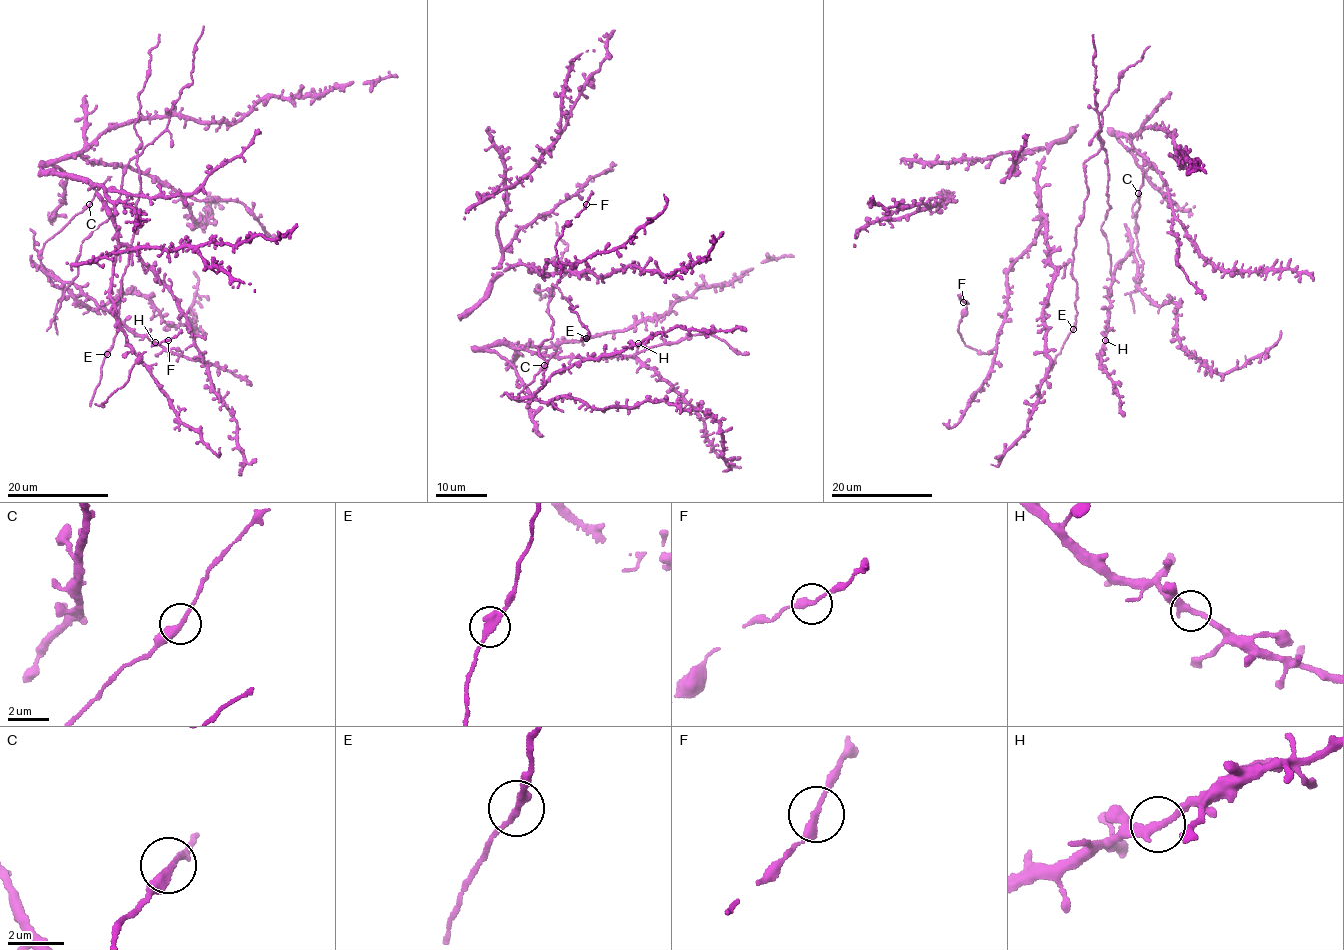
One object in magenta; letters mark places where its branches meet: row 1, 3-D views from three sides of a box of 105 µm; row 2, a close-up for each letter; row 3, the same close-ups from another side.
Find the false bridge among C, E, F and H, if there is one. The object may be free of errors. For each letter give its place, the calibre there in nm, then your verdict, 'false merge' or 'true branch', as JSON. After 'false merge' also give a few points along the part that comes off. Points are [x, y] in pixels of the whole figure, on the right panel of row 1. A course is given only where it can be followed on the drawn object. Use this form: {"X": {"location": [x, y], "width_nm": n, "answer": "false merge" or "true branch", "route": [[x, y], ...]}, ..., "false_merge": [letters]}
{"C": {"location": [1138, 193], "width_nm": 280, "answer": "true branch"}, "E": {"location": [1073, 329], "width_nm": 320, "answer": "true branch"}, "F": {"location": [963, 302], "width_nm": 280, "answer": "true branch"}, "H": {"location": [1105, 340], "width_nm": 300, "answer": "true branch"}, "false_merge": []}

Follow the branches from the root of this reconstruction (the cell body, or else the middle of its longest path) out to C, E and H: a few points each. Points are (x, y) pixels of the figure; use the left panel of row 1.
C: (130, 251), (140, 185), (135, 157), (109, 219), (82, 243), (75, 286), (44, 266), (41, 249), (89, 204)
E: (130, 251), (122, 275), (117, 333), (106, 354)
H: (130, 251), (140, 185), (135, 157), (127, 165), (109, 219), (82, 243), (78, 276), (71, 284), (155, 342)

